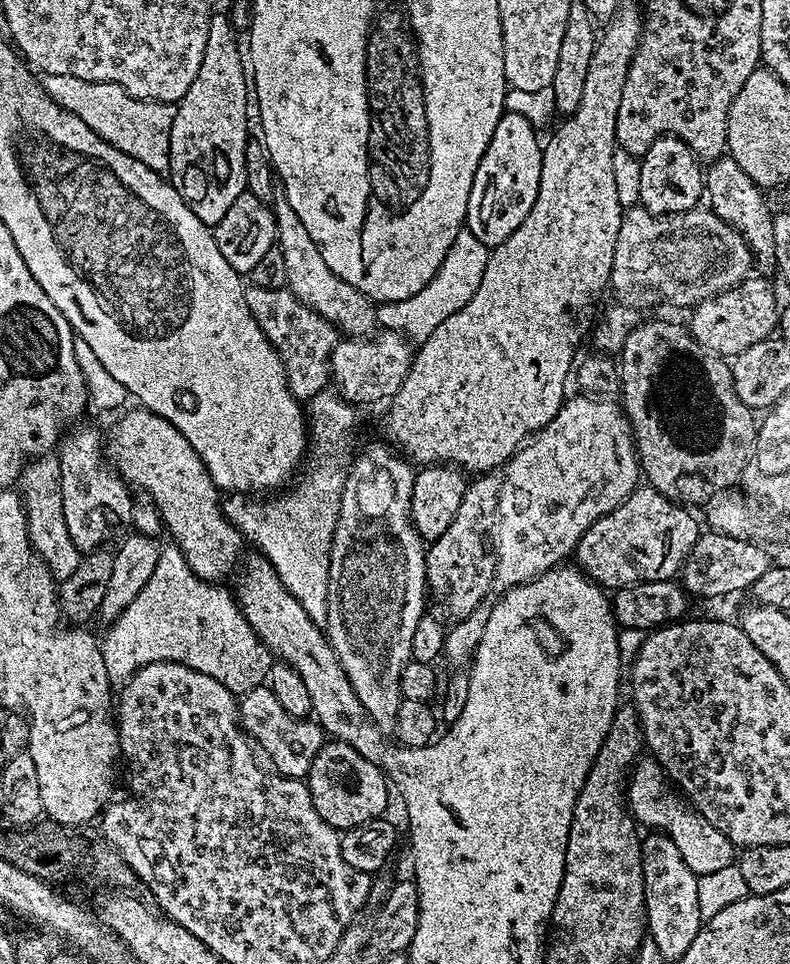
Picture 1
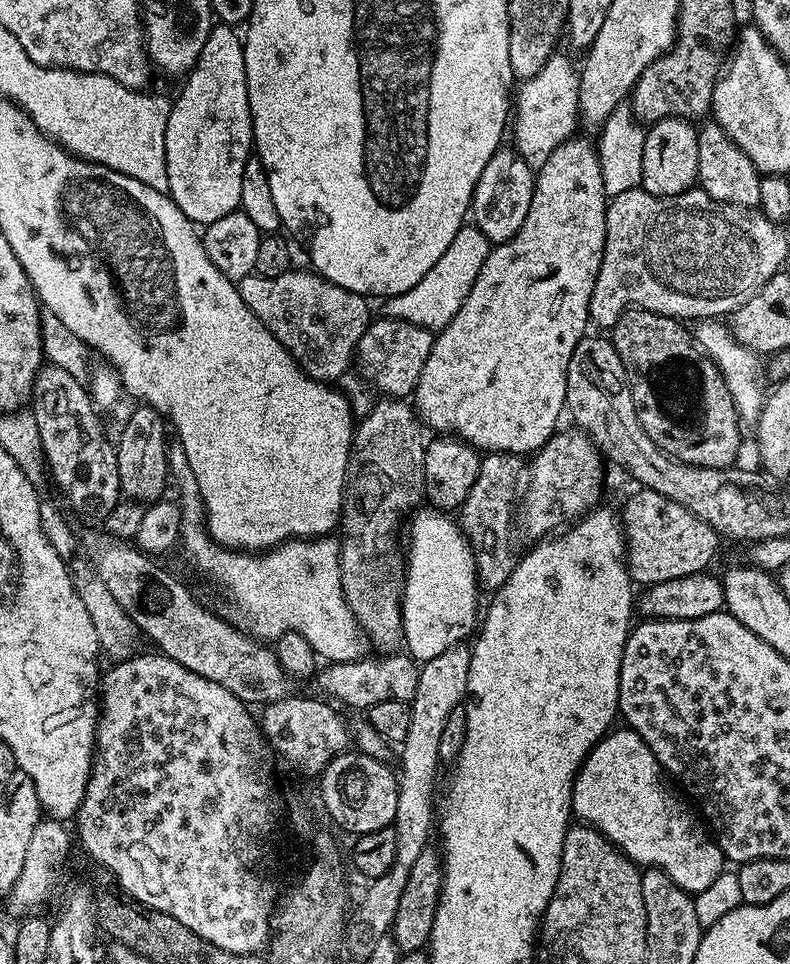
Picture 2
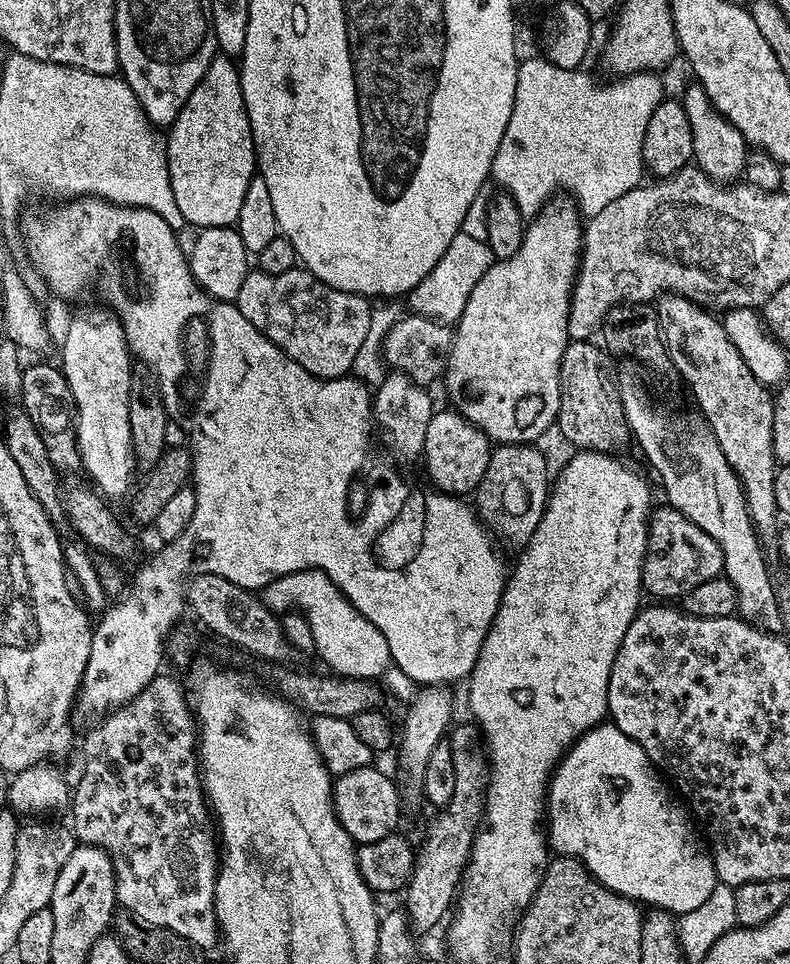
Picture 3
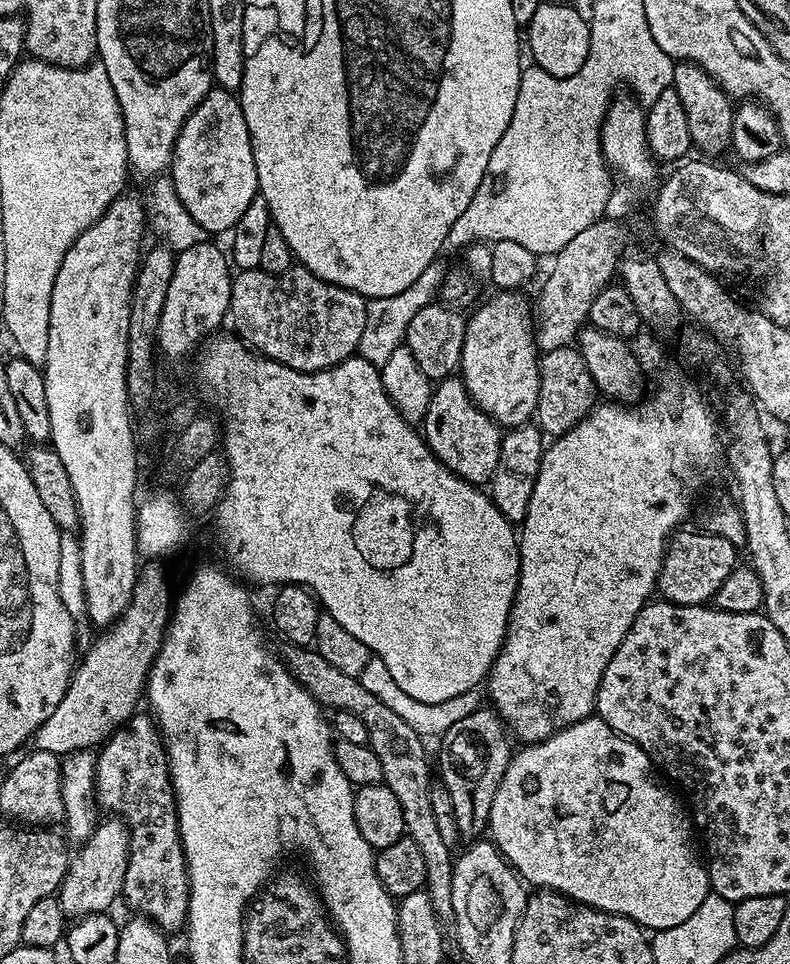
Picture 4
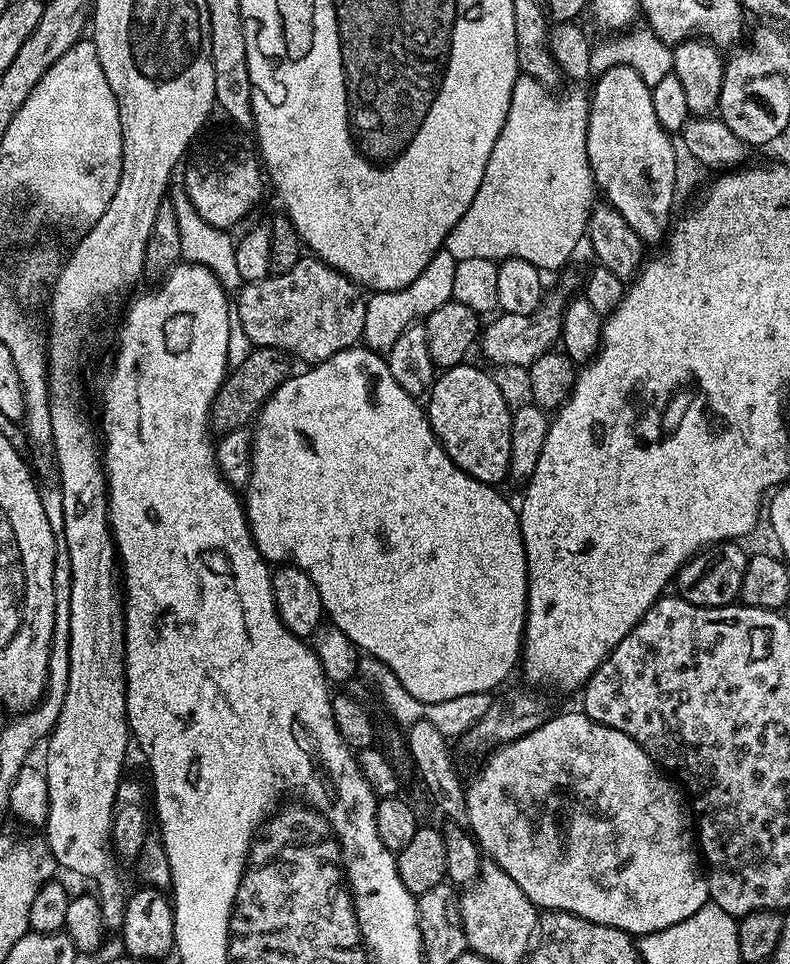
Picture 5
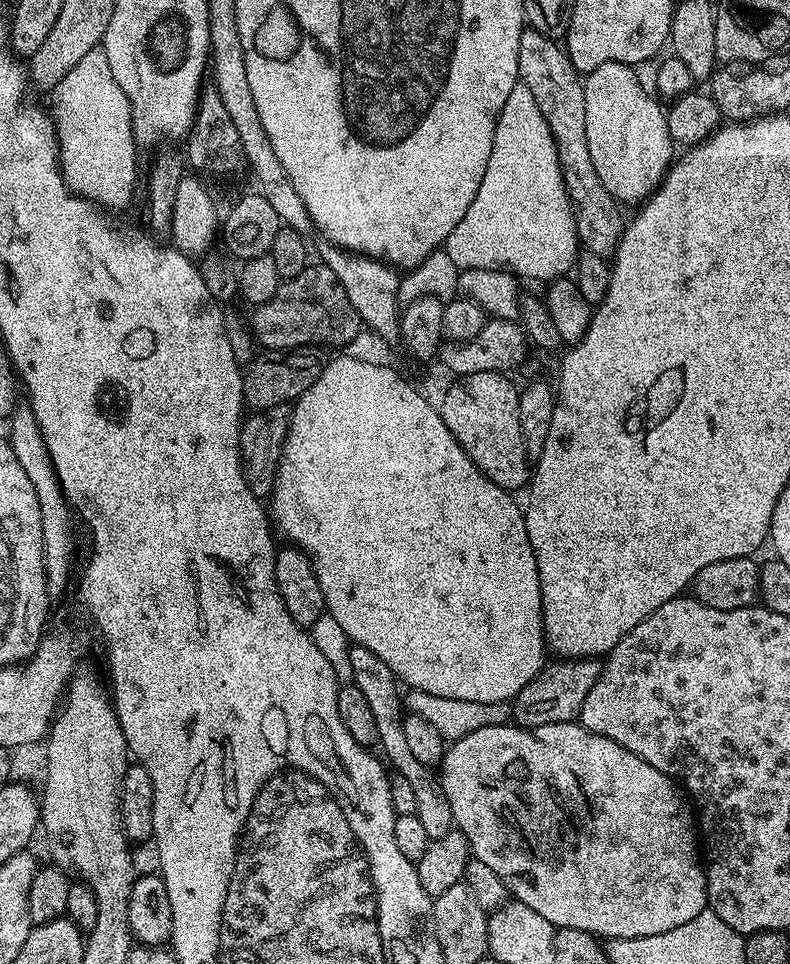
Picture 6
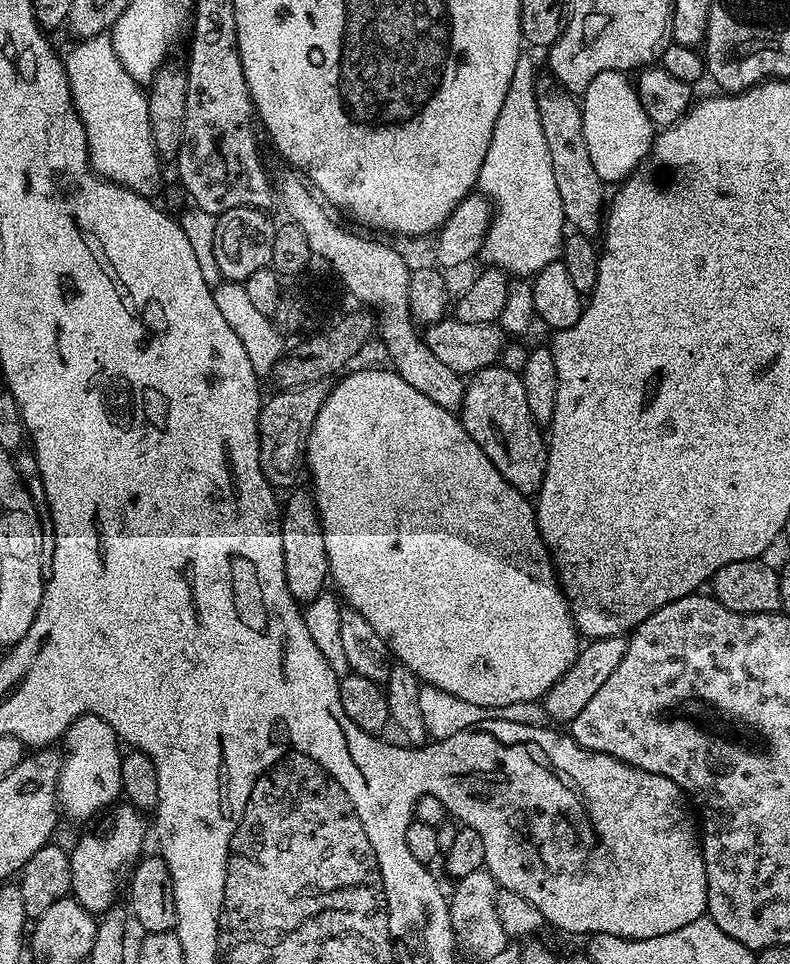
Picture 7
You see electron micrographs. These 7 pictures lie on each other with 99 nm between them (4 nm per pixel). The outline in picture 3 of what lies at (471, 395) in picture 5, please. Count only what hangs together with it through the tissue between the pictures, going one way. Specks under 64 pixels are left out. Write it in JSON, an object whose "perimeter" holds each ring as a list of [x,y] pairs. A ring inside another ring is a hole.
{"perimeter":[[[455,410],[447,411],[433,411],[430,426],[426,426],[422,461],[424,460],[424,468],[432,479],[433,489],[464,498],[475,493],[477,486],[482,482],[486,466],[490,466],[494,444],[481,428],[474,427],[462,413]]]}

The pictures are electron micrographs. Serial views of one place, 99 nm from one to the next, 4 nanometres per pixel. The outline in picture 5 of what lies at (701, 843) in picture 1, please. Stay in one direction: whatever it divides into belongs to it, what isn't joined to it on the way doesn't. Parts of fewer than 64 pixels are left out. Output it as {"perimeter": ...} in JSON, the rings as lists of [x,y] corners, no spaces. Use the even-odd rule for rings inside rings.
{"perimeter":[[[583,711],[564,712],[561,716],[556,714],[545,720],[542,726],[538,726],[538,730],[512,740],[509,744],[500,745],[481,764],[484,765],[481,766],[480,773],[466,784],[465,800],[470,816],[471,835],[475,836],[481,853],[491,863],[506,870],[506,874],[518,882],[522,894],[526,894],[528,901],[536,905],[537,909],[569,912],[602,926],[614,926],[633,938],[639,938],[666,930],[682,922],[682,918],[690,918],[690,914],[709,903],[708,881],[702,871],[702,856],[698,851],[698,836],[694,831],[694,816],[689,801],[679,787],[672,788],[673,781],[644,753],[642,746],[638,746],[638,742],[626,734],[594,722]]]}

